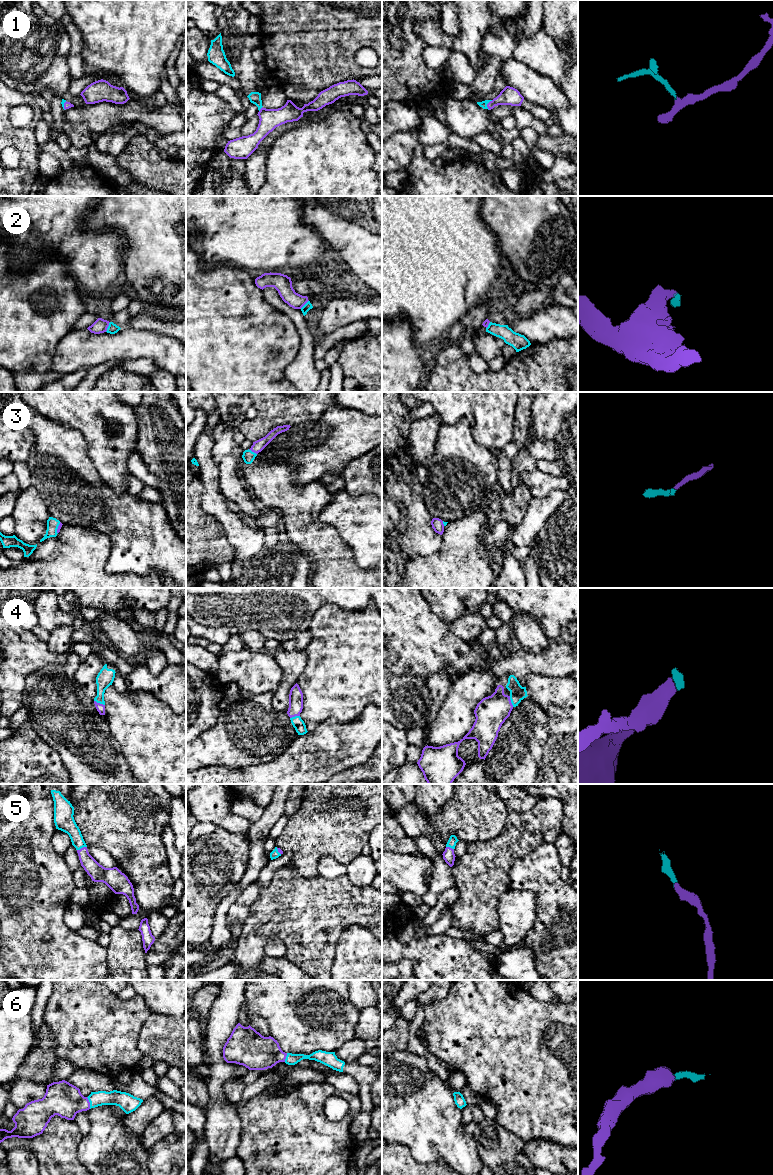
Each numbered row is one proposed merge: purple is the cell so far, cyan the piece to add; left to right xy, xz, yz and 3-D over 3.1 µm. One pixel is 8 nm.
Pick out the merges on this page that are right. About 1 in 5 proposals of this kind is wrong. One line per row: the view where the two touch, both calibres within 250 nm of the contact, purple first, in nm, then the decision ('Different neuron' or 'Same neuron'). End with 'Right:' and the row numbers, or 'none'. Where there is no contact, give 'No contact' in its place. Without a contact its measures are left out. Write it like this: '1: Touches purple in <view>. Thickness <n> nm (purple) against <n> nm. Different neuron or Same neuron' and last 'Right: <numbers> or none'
1: Touches purple in yz. Thickness 140 nm (purple) against 60 nm. Same neuron
2: Touches purple in xy. Thickness 110 nm (purple) against 80 nm. Different neuron
3: Touches purple in xz. Thickness 90 nm (purple) against 100 nm. Same neuron
4: Touches purple in xy. Thickness 70 nm (purple) against 140 nm. Same neuron
5: Touches purple in xy. Thickness 140 nm (purple) against 150 nm. Same neuron
6: Touches purple in xy. Thickness 280 nm (purple) against 120 nm. Same neuron
Right: 1, 3, 4, 5, 6

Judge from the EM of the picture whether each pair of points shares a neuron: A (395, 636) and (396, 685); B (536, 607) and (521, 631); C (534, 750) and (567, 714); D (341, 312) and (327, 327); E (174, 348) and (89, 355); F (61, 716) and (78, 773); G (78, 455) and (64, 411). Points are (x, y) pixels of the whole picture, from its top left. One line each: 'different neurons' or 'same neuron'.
A: different neurons
B: different neurons
C: different neurons
D: same neuron
E: same neuron
F: same neuron
G: different neurons

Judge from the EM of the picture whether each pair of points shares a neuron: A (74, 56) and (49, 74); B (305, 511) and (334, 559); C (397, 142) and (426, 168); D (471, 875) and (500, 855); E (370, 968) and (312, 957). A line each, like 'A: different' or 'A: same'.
A: different
B: same
C: different
D: same
E: different

